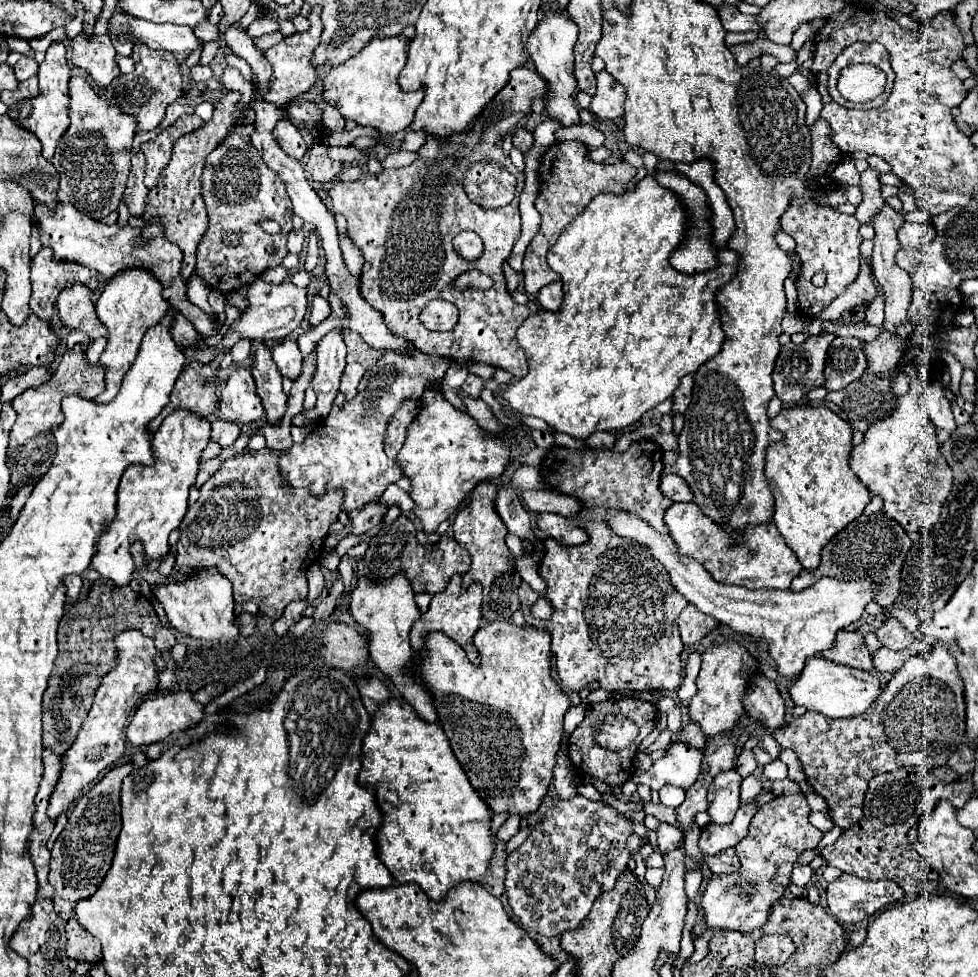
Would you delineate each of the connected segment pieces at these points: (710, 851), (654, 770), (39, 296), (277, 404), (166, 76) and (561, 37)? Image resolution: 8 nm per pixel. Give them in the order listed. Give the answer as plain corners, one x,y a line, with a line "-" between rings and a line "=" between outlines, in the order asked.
743,804
737,810
737,816
731,824
705,826
701,830
701,838
699,838
699,850
703,852
703,856
715,856
727,848
735,848
747,836
747,828
749,828
755,812
757,812
755,804
=
671,742
667,748
667,756
653,762
653,766
641,776
631,776
623,784
623,792
631,796
635,794
639,784
647,784
653,790
659,790
665,784
673,784
687,790
695,784
695,780
701,774
701,760
703,760
701,750
689,748
679,742
=
41,248
31,264
31,284
31,312
49,322
63,288
83,284
89,290
97,290
99,276
91,268
81,268
79,264
57,264
49,248
=
253,342
251,352
251,372
257,384
257,394
261,396
265,408
267,424
277,424
287,408
287,396
281,390
281,374
277,374
277,366
273,364
271,350
263,346
263,342
=
135,44
131,58
135,60
135,70
129,76
115,80
107,88
107,96
121,108
123,114
129,114
137,120
137,132
147,132
159,126
165,116
167,104
171,104
183,94
183,76
177,58
169,52
155,52
151,48
145,48
145,44
=
547,10
543,20
537,24
533,34
529,36
525,44
525,52
531,56
535,64
535,72
545,80
547,90
543,96
545,112
551,120
557,120
561,126
573,126
579,124
579,108
575,106
573,92
577,88
577,80
573,74
573,46
577,42
579,28
571,22
571,18
565,14
559,14
555,10

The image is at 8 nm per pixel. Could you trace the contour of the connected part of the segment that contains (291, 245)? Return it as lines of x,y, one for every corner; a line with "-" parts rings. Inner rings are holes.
292,230
294,237
288,238
287,248
289,253
299,255
304,244
304,236
301,230

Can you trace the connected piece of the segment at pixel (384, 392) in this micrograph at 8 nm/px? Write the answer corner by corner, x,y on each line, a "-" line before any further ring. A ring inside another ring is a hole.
413,350
413,356
397,356
383,352
383,358
369,368
361,380
359,396
343,408
333,406
331,414
305,436
301,444
289,446
279,458
279,472
293,488
307,488
313,496
323,496
329,490
343,490
341,508
345,512
363,508
381,498
385,488
401,478
401,468
383,452
383,434
389,416
403,404
405,398
421,398
429,380
441,380
449,368
449,360

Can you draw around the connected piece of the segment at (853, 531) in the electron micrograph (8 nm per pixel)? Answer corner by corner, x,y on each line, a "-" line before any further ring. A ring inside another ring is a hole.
877,512
871,516
861,514
853,524
849,524
843,532
839,532
821,552
821,564
813,572
801,572
793,582
791,590
799,592
811,584
815,584
823,576
831,576
837,580
853,580
853,578
873,578
875,580
875,596
873,602
887,608
899,596
901,584
901,566
911,548
909,534
901,528
899,522
885,516
885,512

